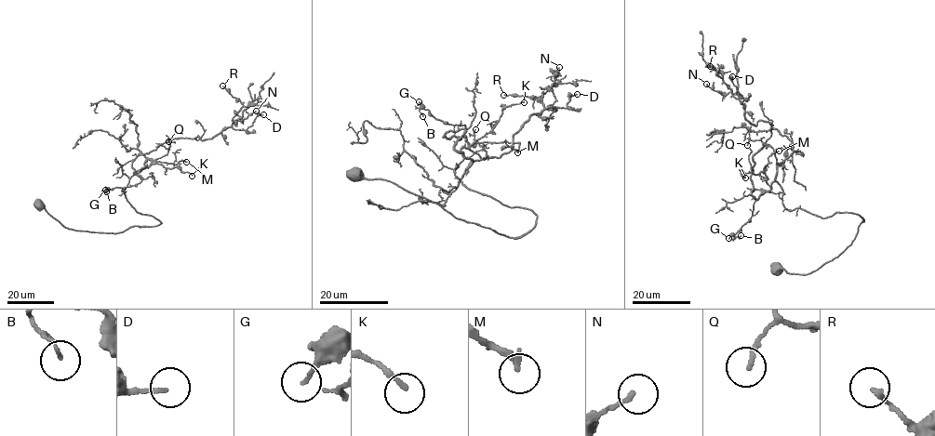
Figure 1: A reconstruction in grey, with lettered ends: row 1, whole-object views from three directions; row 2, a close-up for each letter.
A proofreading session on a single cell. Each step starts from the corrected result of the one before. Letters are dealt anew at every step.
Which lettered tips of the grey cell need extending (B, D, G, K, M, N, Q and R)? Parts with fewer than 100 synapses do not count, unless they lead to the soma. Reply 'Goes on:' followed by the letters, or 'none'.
Goes on: none

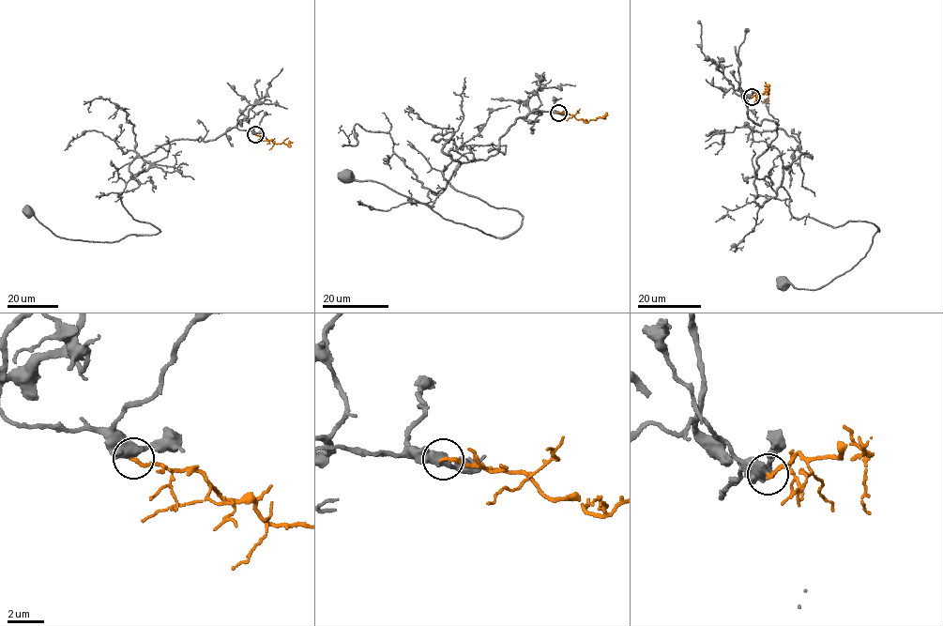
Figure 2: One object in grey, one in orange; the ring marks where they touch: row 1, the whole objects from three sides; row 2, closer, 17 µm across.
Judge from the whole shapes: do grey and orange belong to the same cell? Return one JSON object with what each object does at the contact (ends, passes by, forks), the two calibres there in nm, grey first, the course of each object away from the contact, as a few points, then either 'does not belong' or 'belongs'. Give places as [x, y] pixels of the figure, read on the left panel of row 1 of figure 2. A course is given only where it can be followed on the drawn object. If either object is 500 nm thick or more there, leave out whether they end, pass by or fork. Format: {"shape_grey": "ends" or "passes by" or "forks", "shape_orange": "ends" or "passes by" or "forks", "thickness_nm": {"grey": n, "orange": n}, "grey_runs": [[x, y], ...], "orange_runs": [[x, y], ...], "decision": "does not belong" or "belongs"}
{"shape_grey": "passes by", "shape_orange": "ends", "thickness_nm": {"grey": 480, "orange": 190}, "grey_runs": [[255, 134], [235, 127], [215, 139], [161, 145], [167, 155], [117, 196], [158, 234], [68, 239], [27, 211]], "orange_runs": [[255, 134], [277, 144], [292, 142]], "decision": "does not belong"}

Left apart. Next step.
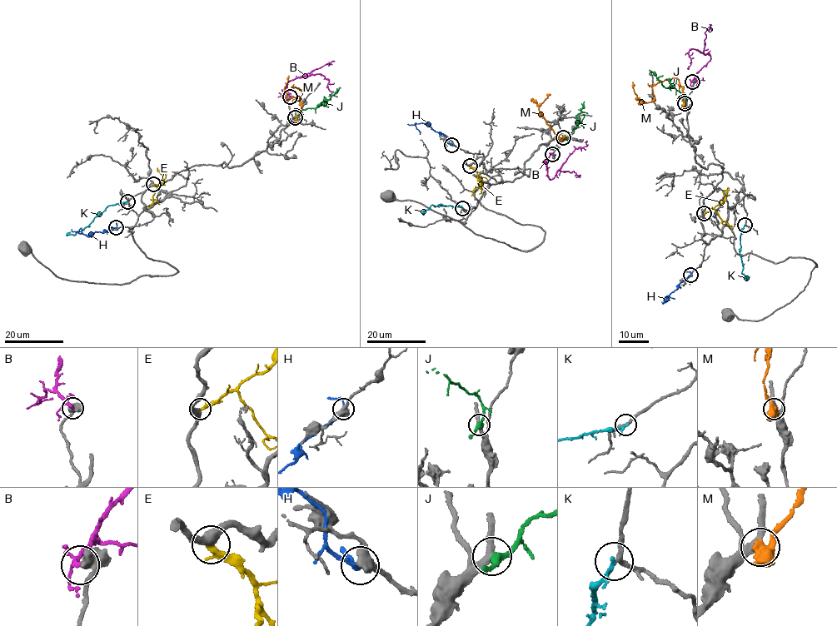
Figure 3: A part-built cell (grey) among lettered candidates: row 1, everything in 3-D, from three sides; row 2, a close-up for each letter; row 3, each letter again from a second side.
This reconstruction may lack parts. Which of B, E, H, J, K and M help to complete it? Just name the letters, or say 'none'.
K

